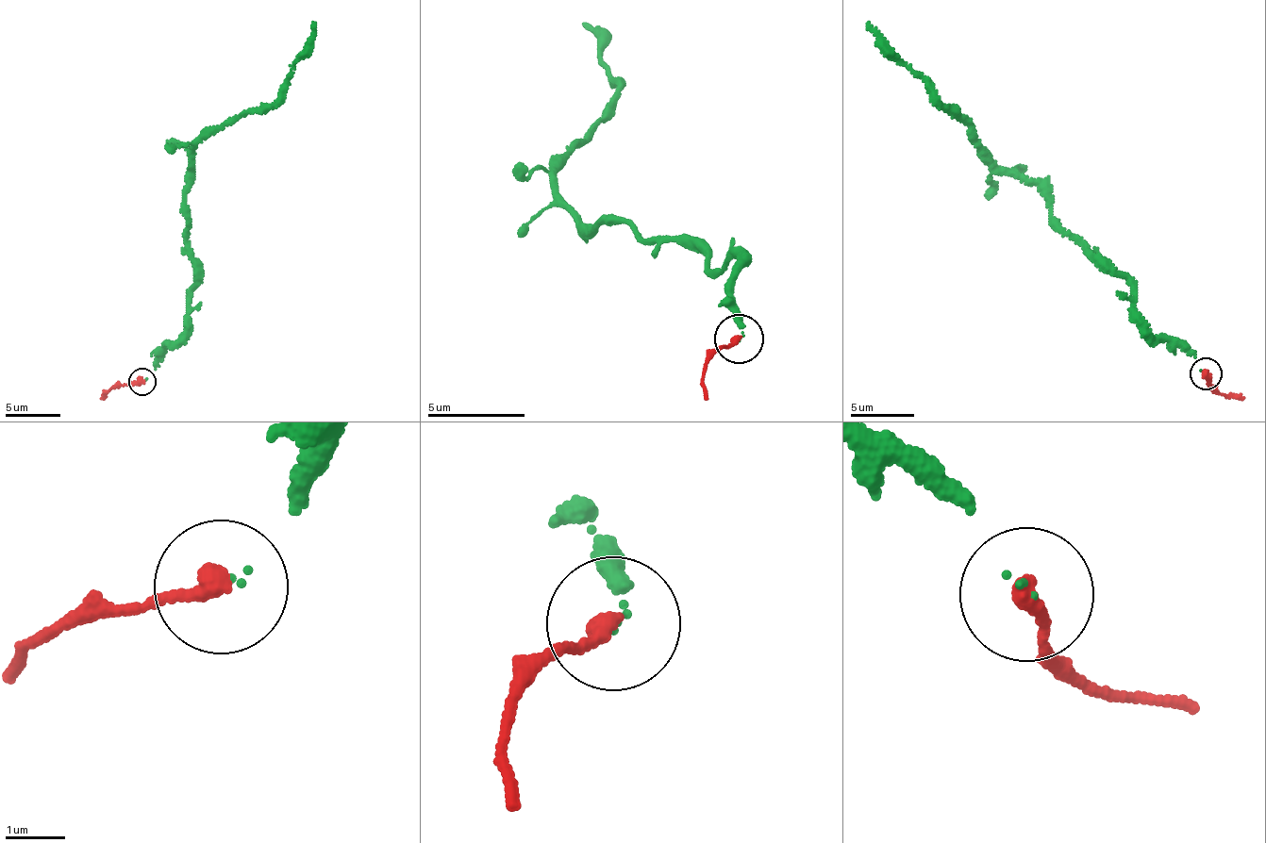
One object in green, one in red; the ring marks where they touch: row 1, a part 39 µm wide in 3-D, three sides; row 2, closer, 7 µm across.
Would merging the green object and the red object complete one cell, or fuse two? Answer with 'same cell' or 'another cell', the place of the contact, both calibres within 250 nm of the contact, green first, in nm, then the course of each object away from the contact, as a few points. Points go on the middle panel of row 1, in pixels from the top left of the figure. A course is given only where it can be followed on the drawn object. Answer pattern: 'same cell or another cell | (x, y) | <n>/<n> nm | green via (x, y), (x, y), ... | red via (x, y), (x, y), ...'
another cell | (739, 338) | 30/320 nm | green via (741, 338), (733, 255), (713, 274), (618, 222), (591, 234), (557, 195), (557, 158), (618, 88), (581, 25) | red via (737, 338), (705, 365), (708, 400)

